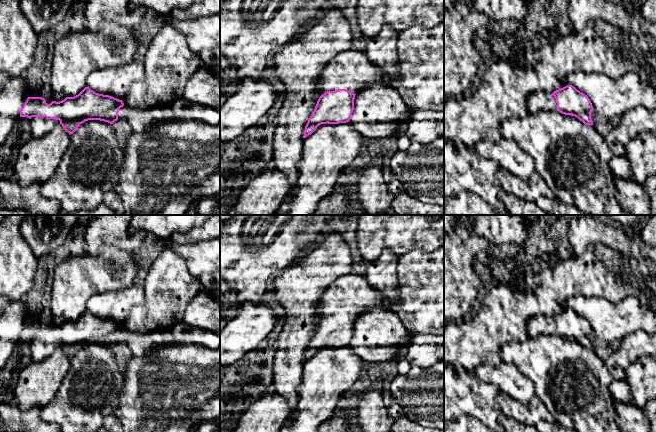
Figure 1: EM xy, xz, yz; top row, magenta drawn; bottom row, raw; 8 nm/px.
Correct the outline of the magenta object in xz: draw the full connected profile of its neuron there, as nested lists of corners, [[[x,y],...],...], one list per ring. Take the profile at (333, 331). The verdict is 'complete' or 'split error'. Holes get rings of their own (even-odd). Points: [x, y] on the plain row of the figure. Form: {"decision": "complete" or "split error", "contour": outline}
{"decision": "split error", "contour": [[[444,245],[428,253],[414,249],[399,257],[394,301],[378,293],[365,275],[350,273],[335,280],[314,313],[321,320],[303,362],[321,348],[349,346],[356,317],[373,308],[397,313],[413,334],[444,335]]]}

